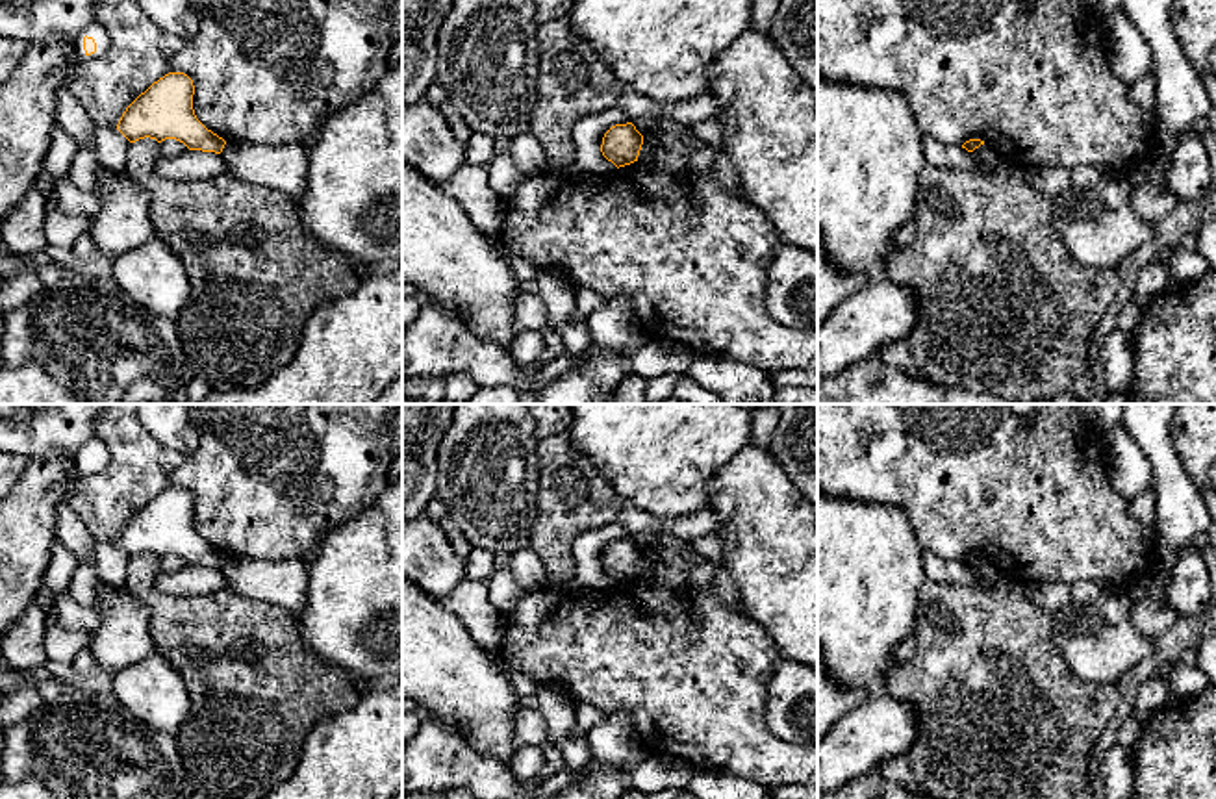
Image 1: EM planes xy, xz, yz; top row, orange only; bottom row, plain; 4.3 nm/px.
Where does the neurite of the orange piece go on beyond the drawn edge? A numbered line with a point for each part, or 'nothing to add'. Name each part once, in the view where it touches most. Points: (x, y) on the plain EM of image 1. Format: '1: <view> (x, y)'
1: xy (97, 447)

